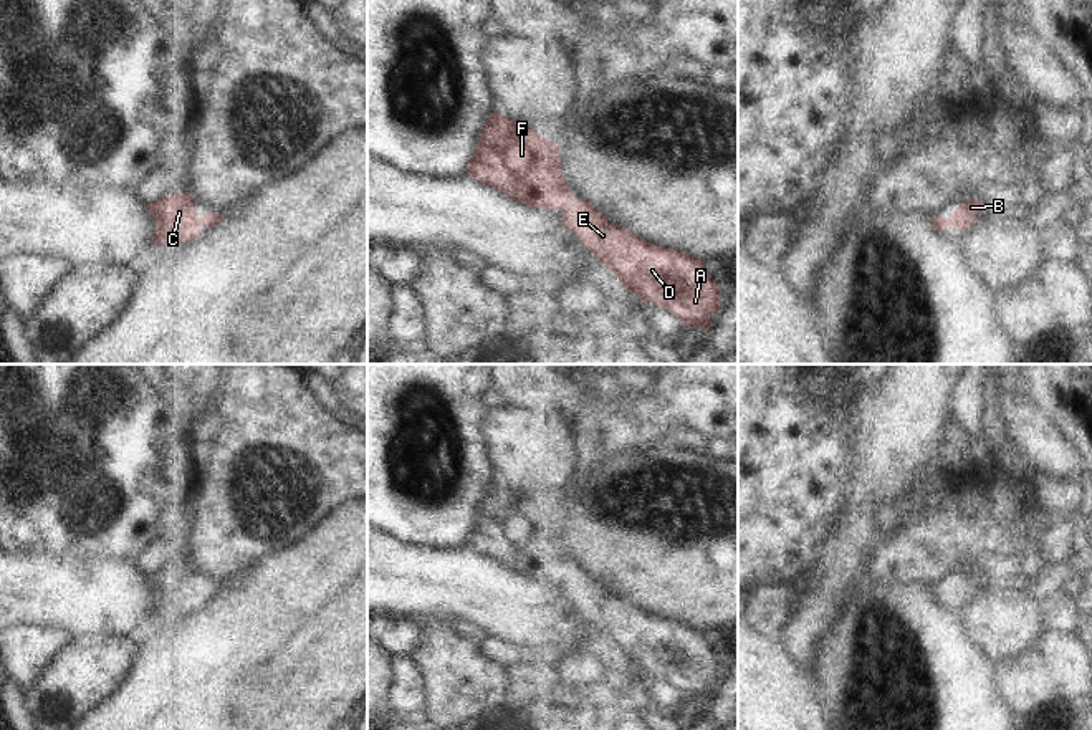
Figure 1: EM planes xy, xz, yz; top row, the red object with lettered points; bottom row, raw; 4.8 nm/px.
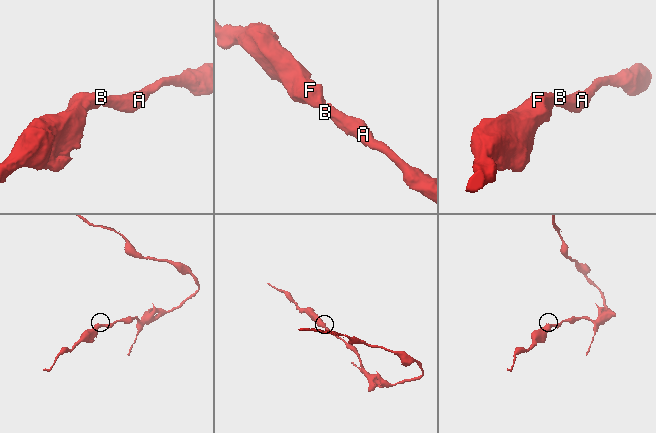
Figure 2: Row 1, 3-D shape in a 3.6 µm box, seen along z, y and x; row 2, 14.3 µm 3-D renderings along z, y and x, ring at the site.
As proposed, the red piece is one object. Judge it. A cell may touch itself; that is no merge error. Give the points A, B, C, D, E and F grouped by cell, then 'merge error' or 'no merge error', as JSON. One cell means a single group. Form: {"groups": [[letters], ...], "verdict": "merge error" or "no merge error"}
{"groups": [["A", "B", "C", "D", "E", "F"]], "verdict": "no merge error"}

